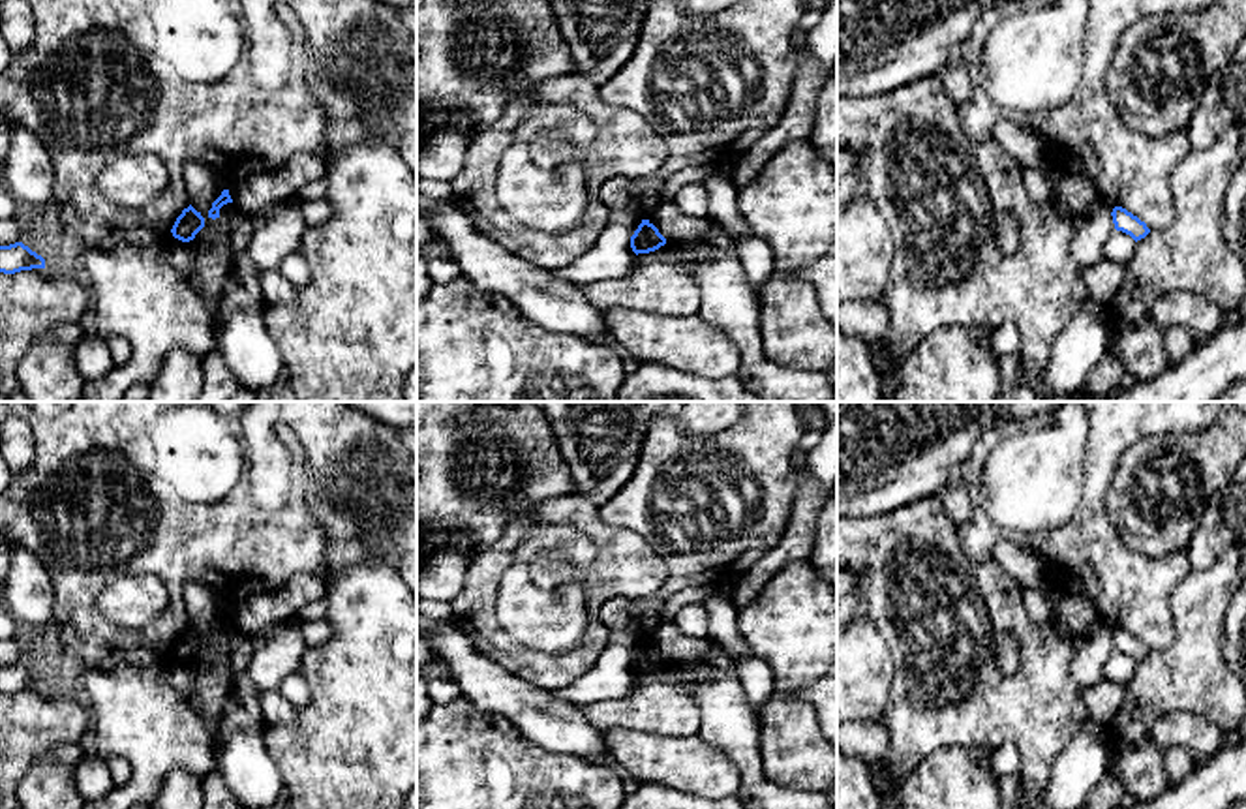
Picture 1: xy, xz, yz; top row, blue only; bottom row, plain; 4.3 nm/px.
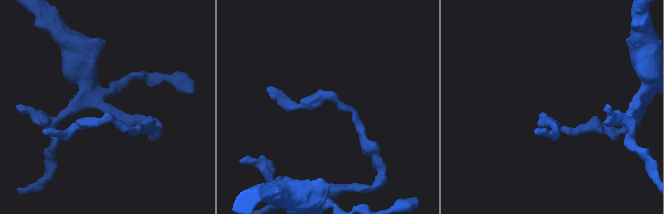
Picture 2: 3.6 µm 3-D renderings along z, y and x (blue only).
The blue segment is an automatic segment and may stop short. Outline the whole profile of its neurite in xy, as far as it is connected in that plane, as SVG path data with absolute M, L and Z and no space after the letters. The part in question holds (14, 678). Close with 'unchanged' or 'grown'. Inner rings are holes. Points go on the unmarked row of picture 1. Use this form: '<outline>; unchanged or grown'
M23 663L0 666L0 693L15 695L21 691L45 689L45 679Z; unchanged

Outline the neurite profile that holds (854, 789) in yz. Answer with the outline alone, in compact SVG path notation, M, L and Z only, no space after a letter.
M837 747L837 809L880 809L869 770Z

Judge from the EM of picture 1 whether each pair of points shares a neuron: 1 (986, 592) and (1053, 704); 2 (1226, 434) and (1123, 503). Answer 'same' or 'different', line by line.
1: same
2: same

